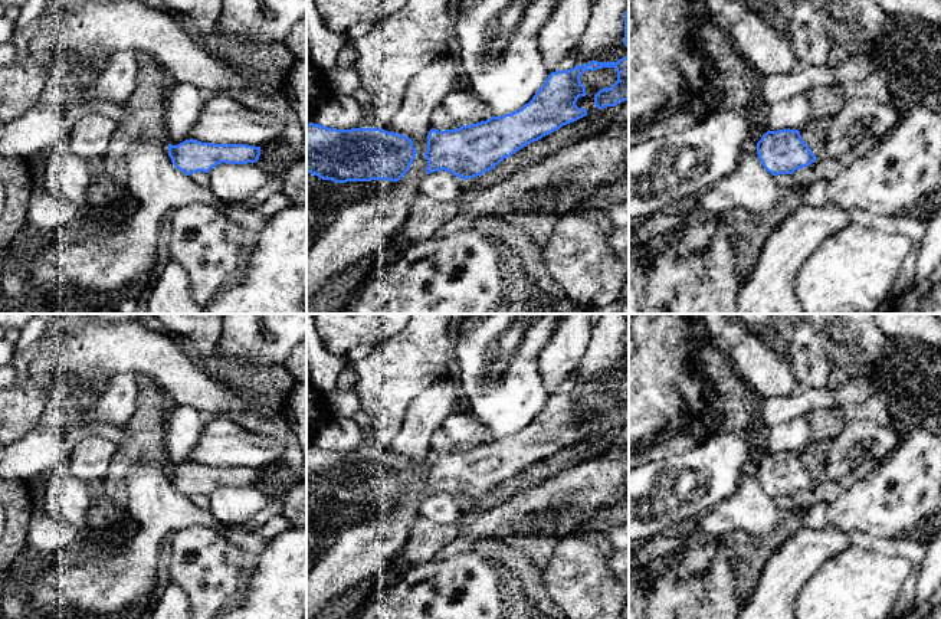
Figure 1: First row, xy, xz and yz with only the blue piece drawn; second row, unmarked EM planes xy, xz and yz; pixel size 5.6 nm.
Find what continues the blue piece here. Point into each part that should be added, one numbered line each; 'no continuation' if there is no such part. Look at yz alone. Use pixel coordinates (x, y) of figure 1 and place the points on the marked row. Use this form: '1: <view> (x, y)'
no continuation

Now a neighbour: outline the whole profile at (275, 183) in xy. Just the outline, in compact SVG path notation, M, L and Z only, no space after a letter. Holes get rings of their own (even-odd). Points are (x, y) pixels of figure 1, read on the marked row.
M271 177L269 183L259 189L249 200L245 200L239 204L229 204L242 210L253 210L256 206L262 204L268 197L282 190L282 180L276 177Z

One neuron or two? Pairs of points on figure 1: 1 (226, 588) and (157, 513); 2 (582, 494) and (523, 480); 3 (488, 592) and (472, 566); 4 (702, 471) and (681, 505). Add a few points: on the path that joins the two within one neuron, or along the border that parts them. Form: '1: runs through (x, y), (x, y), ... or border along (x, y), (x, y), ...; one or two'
1: border along (209, 527), (189, 526), (173, 534); two
2: border along (567, 468), (507, 498); two
3: runs through (482, 586), (474, 572); one
4: runs through (695, 480), (681, 497); one

